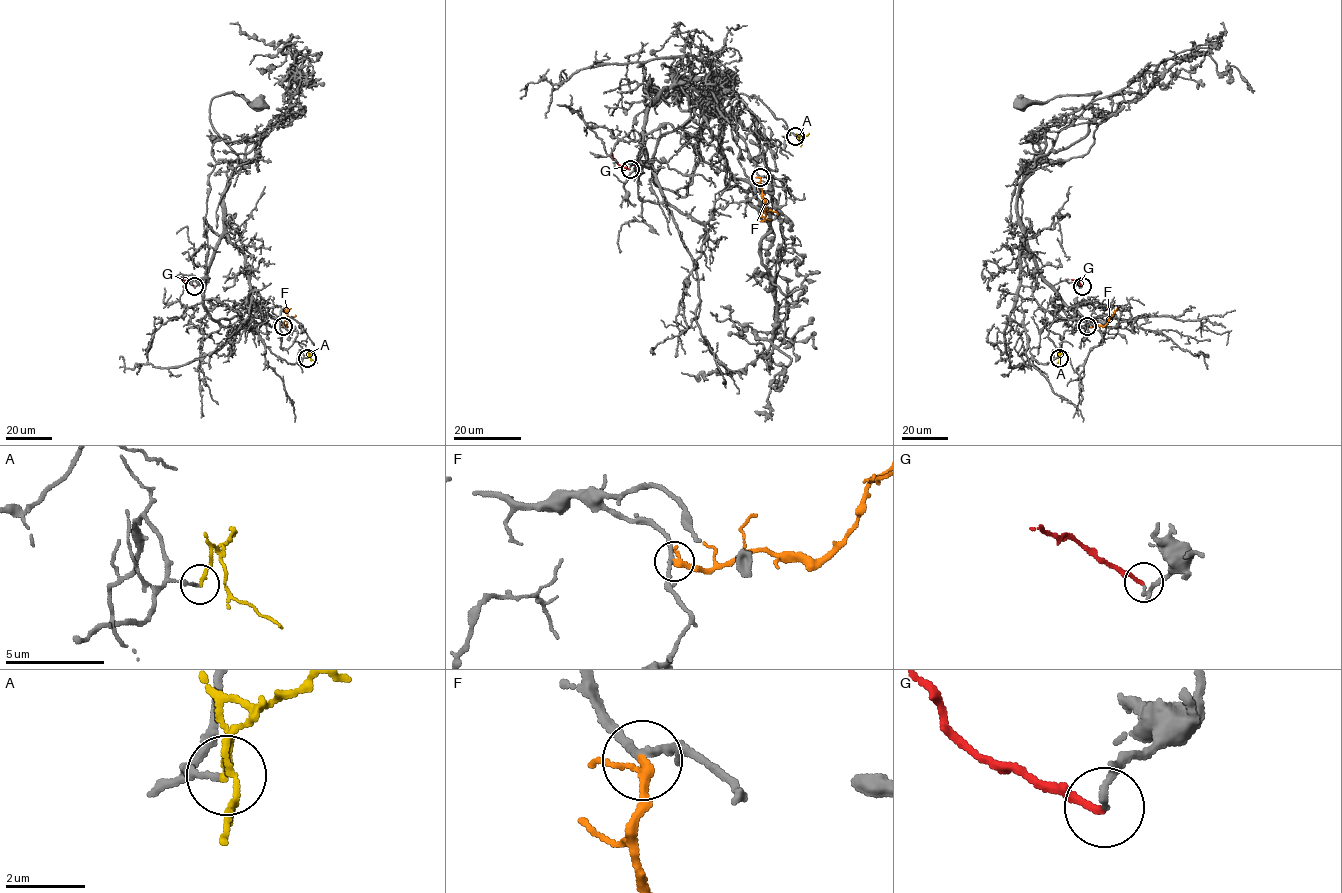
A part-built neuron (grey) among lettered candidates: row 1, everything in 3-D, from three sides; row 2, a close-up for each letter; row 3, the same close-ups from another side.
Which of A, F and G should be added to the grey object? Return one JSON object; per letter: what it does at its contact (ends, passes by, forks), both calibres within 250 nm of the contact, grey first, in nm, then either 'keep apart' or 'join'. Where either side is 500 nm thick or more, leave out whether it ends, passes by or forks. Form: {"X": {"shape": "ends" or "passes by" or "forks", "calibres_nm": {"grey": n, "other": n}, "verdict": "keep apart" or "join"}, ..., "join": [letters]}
{"A": {"shape": "ends", "calibres_nm": {"grey": 140, "other": 180}, "verdict": "keep apart"}, "F": {"shape": "passes by", "calibres_nm": {"grey": 190, "other": 200}, "verdict": "join"}, "G": {"shape": "ends", "calibres_nm": {"grey": 160, "other": 170}, "verdict": "join"}, "join": ["F", "G"]}

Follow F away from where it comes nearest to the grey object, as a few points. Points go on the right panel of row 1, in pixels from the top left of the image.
F: (1087, 326), (1104, 326), (1117, 307)

